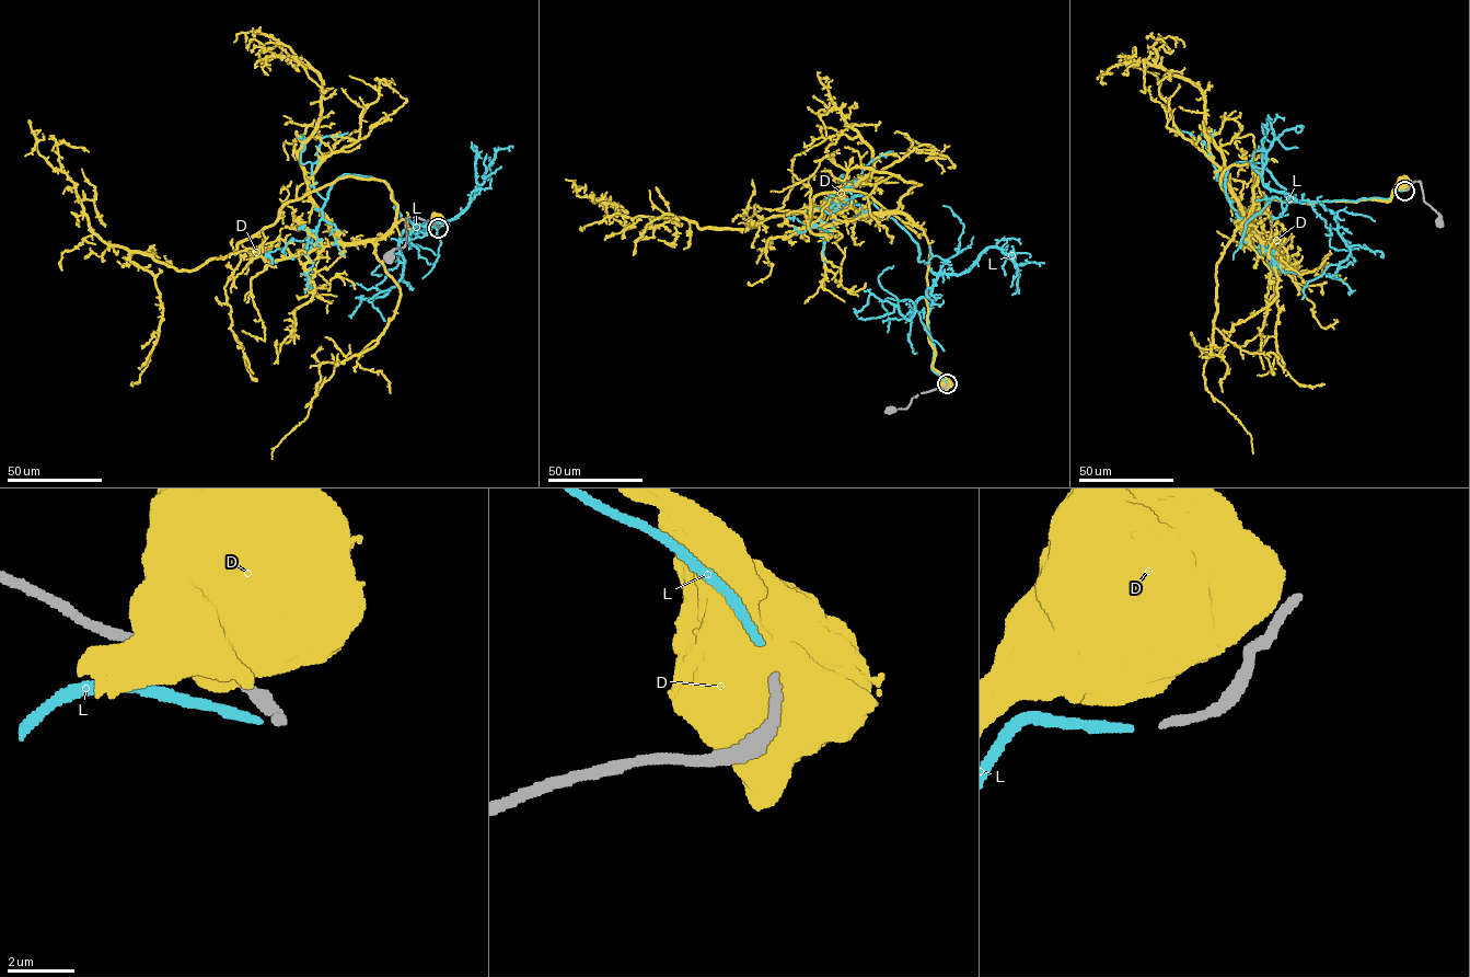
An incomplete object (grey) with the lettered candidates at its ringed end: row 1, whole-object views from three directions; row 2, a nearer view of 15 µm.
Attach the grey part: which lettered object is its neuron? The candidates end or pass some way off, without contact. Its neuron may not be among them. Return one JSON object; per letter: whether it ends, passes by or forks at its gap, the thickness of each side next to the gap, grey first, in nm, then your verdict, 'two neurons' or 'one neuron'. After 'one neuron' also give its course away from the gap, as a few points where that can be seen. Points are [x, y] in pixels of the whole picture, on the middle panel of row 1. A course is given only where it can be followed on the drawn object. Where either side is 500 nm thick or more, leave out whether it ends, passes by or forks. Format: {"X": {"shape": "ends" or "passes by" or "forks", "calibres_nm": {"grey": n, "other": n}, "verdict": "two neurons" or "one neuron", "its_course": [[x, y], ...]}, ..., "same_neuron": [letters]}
{"D": {"calibres_nm": {"grey": 260, "other": 800}, "verdict": "two neurons"}, "L": {"shape": "ends", "calibres_nm": {"grey": 260, "other": 240}, "verdict": "one neuron", "its_course": [[946, 381], [932, 366], [926, 298], [937, 276], [906, 231], [860, 195], [831, 222], [794, 221]]}, "same_neuron": ["L"]}

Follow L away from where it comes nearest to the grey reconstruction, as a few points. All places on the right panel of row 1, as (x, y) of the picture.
L: (1402, 191), (1295, 199), (1260, 163), (1234, 163), (1226, 195), (1269, 245), (1260, 244), (1263, 257)

